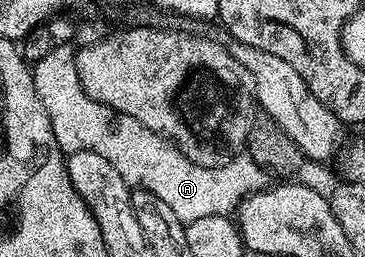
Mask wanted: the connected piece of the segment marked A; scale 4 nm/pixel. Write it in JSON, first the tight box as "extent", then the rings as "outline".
{"extent":[33,46,268,225],"outline":[[[55,46],[33,67],[37,97],[41,97],[41,105],[45,105],[45,113],[49,113],[49,125],[55,138],[55,146],[60,151],[64,153],[72,151],[101,153],[101,157],[105,157],[109,161],[109,165],[113,165],[113,169],[117,169],[117,173],[121,173],[121,177],[128,187],[132,189],[140,187],[149,189],[149,193],[157,193],[157,197],[161,197],[161,201],[165,201],[165,205],[169,205],[169,209],[173,209],[175,216],[185,225],[198,221],[200,217],[230,216],[248,196],[262,191],[268,186],[268,172],[261,170],[246,154],[240,153],[219,167],[202,167],[189,161],[189,157],[181,154],[179,148],[170,139],[163,138],[153,129],[145,129],[145,125],[141,125],[141,121],[133,121],[133,117],[114,111],[101,101],[89,97],[89,93],[81,85],[79,74],[75,72],[75,53],[74,46]]]}

